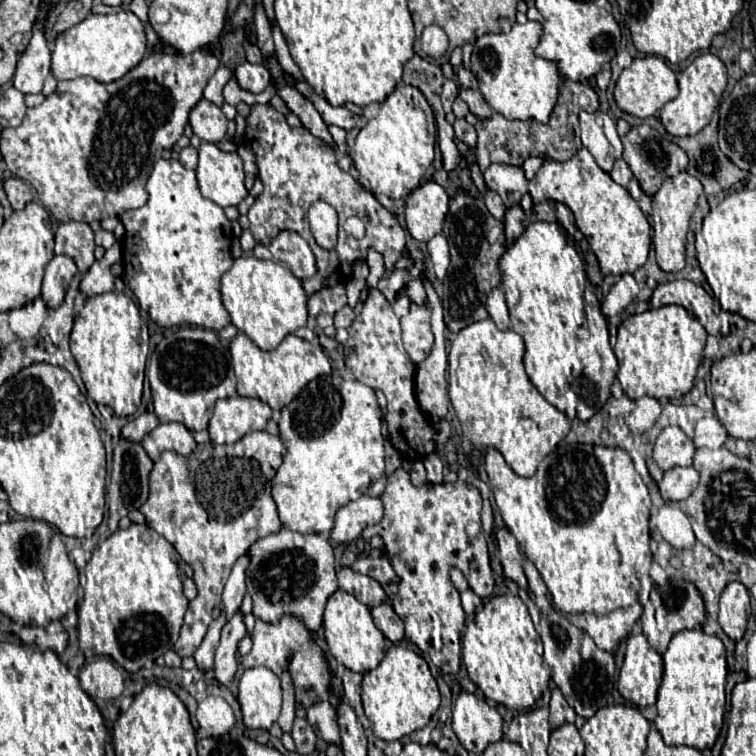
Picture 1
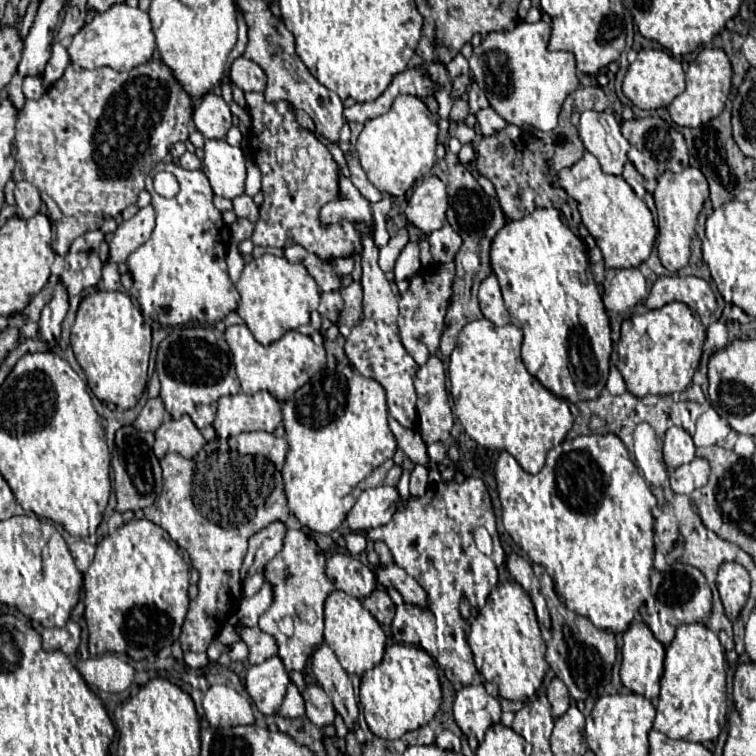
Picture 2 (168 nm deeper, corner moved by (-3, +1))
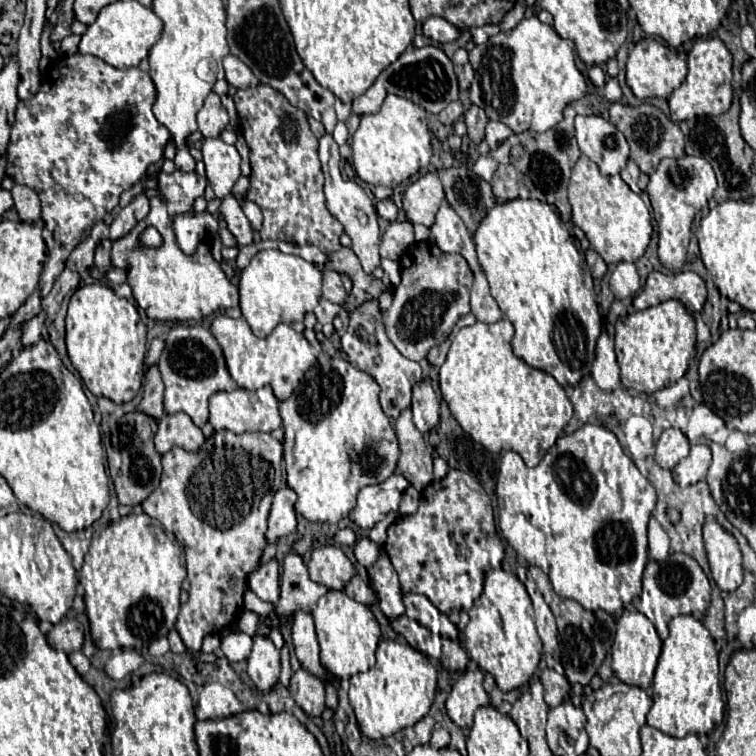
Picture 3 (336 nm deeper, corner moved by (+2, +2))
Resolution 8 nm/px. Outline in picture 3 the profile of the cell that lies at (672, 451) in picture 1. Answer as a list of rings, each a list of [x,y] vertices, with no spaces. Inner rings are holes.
[[[666,429],[656,443],[654,459],[660,467],[674,469],[676,463],[688,455],[688,451],[690,451],[690,443],[680,429]]]

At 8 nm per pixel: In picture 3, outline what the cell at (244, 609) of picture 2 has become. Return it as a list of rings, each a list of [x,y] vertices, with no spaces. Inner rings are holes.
[[[272,559],[266,565],[260,565],[256,573],[248,579],[250,589],[268,603],[274,603],[280,595],[280,565],[276,559]]]

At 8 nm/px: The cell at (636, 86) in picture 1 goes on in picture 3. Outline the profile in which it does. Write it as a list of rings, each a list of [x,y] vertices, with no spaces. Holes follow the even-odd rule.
[[[642,39],[636,43],[626,61],[626,83],[638,99],[662,97],[666,99],[686,79],[686,61],[678,53],[654,39]]]

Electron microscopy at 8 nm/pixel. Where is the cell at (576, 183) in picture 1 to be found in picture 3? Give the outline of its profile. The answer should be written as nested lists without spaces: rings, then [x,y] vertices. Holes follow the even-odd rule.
[[[582,155],[572,169],[572,177],[568,183],[568,199],[572,205],[574,225],[578,225],[586,233],[592,249],[608,265],[616,265],[620,261],[636,261],[644,255],[654,231],[652,219],[640,195],[636,195],[620,179],[620,175],[604,177],[598,171],[598,165],[594,165],[594,161]]]

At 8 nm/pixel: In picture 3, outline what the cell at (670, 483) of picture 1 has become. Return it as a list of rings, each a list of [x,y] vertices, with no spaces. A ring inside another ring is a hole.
[[[694,445],[688,453],[686,459],[682,459],[674,469],[672,469],[672,475],[674,475],[674,481],[680,485],[680,487],[688,487],[688,485],[694,485],[698,481],[702,481],[706,477],[706,471],[710,467],[710,461],[712,461],[712,455],[710,455],[710,449],[706,445]]]

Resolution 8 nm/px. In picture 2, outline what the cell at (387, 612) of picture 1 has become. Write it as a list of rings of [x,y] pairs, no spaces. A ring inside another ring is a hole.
[[[381,584],[363,600],[363,606],[377,618],[379,624],[385,624],[385,626],[389,626],[395,616],[395,604],[391,602],[387,590]]]

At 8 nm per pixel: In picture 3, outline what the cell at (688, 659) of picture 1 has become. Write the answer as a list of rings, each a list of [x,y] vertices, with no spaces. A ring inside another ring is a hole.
[[[678,615],[670,621],[670,635],[662,643],[654,683],[652,683],[652,709],[648,725],[672,735],[706,735],[724,719],[724,701],[720,691],[718,651],[710,631],[692,615]]]

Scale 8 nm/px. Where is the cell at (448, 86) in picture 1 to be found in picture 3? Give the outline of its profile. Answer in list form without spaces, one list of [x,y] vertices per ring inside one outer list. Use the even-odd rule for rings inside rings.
[[[468,62],[462,66],[456,66],[455,72],[460,91],[462,91],[462,93],[466,93],[466,91],[468,91],[468,87],[470,87],[470,83],[472,83],[472,77],[475,75],[473,67],[470,67],[470,63]]]

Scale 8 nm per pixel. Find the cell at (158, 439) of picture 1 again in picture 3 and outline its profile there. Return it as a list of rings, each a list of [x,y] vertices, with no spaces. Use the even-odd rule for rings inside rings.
[[[186,413],[164,415],[158,421],[158,431],[154,435],[154,445],[158,453],[166,453],[172,447],[198,451],[202,443],[204,443],[204,435],[200,427],[196,427]]]

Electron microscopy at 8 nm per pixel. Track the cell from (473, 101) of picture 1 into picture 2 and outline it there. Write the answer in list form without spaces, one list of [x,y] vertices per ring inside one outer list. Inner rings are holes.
[[[483,108],[477,114],[477,122],[481,126],[483,136],[495,136],[499,130],[503,130],[503,126],[507,126],[507,122],[493,110],[493,108]]]

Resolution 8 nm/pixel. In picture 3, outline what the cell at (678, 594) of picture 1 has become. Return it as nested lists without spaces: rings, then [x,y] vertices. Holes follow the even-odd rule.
[[[672,553],[664,563],[648,561],[642,577],[642,593],[633,600],[635,608],[656,627],[660,639],[668,637],[668,623],[676,615],[704,615],[710,603],[711,586],[700,565],[684,555]]]

